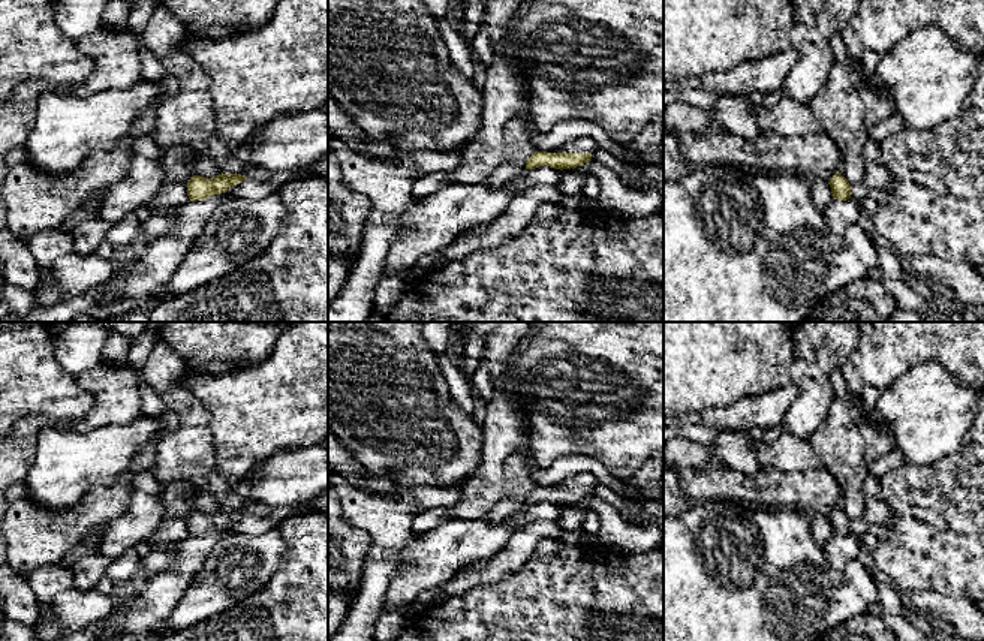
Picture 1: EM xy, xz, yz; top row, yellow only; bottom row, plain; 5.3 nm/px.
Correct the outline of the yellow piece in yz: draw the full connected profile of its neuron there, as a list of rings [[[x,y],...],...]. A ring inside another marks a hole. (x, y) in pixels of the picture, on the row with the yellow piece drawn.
[[[836,172],[828,184],[831,187],[833,199],[824,210],[824,216],[833,232],[843,234],[849,225],[858,223],[861,207],[851,196],[852,186],[840,172]]]

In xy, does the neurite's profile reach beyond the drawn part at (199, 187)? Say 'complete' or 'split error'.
split error

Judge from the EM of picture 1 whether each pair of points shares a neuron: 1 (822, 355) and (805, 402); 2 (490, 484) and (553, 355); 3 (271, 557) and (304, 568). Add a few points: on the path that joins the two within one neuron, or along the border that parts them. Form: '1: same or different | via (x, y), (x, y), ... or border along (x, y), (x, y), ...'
1: same | via (817, 367), (814, 390)
2: different | border along (505, 387), (524, 423), (523, 448)
3: different | border along (279, 527), (288, 554), (271, 578), (261, 587)

